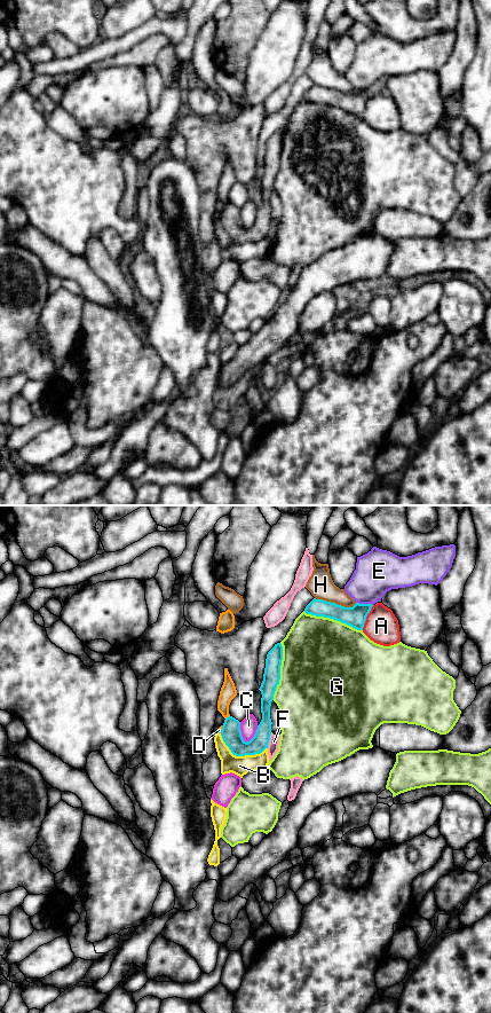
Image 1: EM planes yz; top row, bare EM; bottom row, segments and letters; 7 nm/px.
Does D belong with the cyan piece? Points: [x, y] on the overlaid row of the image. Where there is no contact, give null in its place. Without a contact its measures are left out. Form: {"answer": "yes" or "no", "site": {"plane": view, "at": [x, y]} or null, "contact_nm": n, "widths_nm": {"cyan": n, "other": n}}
{"answer": "no", "site": {"plane": "yz", "at": [227, 717]}, "contact_nm": 40, "widths_nm": {"cyan": 140, "other": 110}}

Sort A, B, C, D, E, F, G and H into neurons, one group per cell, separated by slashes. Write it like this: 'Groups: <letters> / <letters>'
Groups: A / B D / C / E / F / G / H

